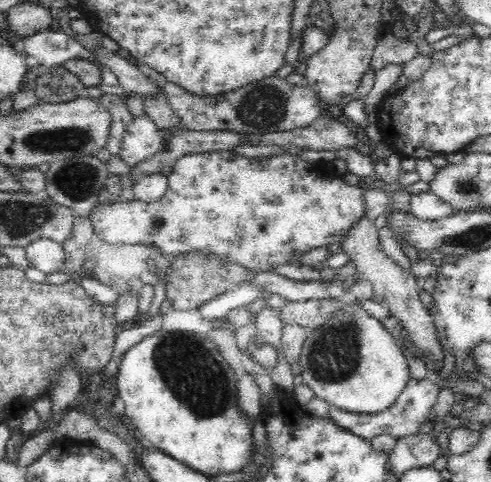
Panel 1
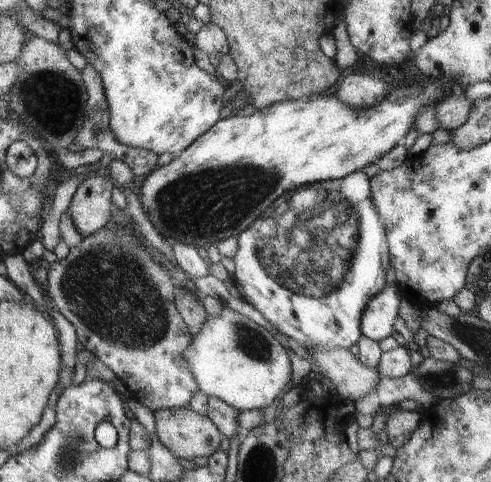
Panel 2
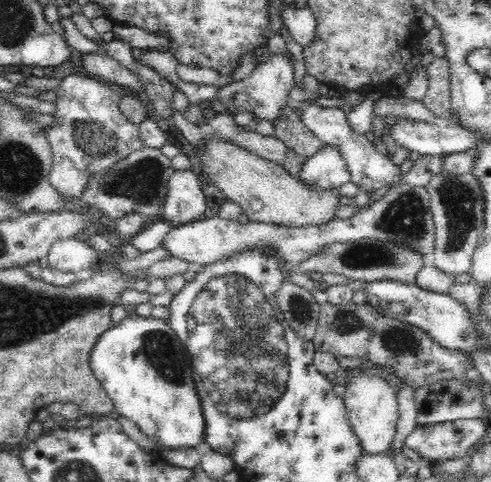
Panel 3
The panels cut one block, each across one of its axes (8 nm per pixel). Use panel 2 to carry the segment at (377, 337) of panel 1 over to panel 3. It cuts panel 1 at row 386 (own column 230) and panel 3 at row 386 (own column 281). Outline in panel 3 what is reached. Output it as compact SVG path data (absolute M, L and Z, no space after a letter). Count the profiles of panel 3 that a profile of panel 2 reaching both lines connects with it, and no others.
M352 378L348 384L348 392L344 396L344 406L350 418L350 426L354 428L356 438L360 440L362 454L388 454L390 444L396 436L396 424L398 424L398 398L394 394L394 388L386 384L386 380L378 378Z

